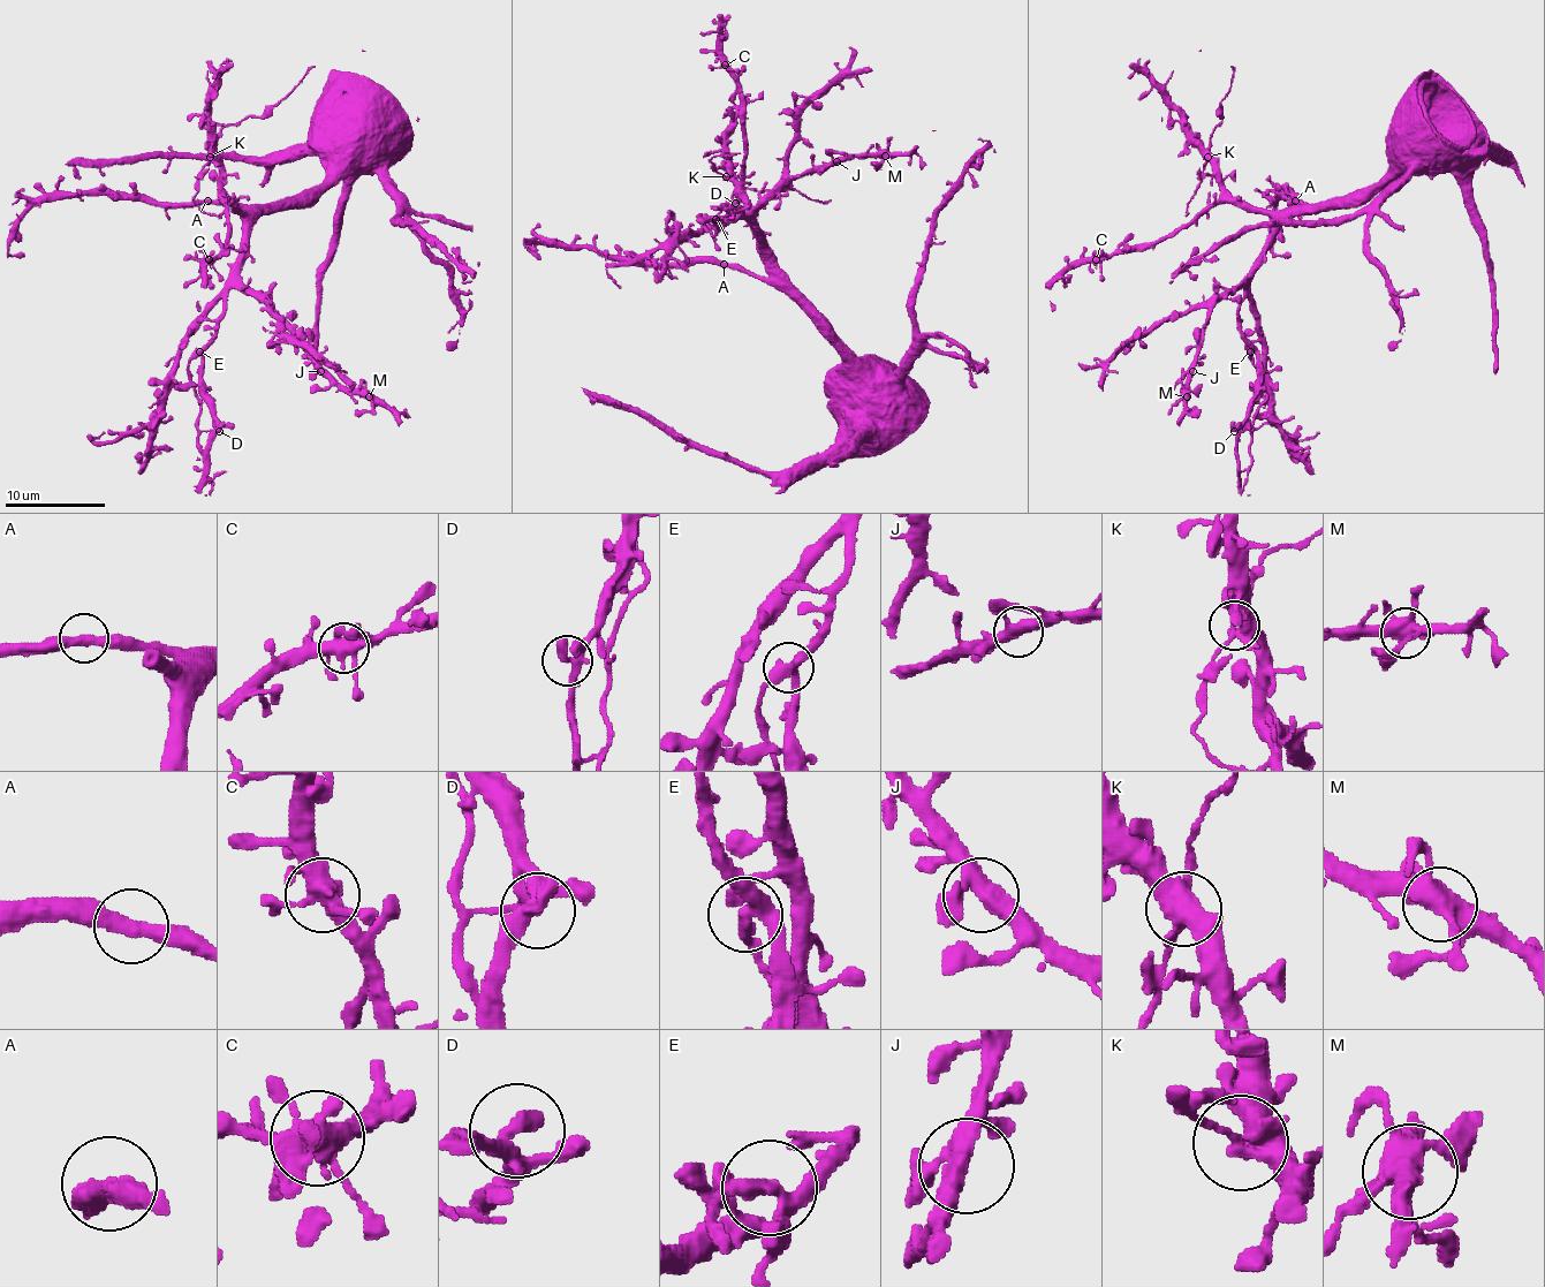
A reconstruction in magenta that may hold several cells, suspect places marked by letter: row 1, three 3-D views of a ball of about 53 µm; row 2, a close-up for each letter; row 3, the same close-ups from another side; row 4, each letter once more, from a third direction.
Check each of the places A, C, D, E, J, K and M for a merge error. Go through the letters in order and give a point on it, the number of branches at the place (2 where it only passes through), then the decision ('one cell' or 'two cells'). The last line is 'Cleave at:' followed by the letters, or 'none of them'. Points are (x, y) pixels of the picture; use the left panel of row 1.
A: place (207, 201); branches 2; one cell
C: place (209, 259); branches 5; one cell
D: place (219, 431); branches 3; one cell
E: place (199, 351); branches 3; two cells
J: place (320, 371); branches 3; one cell
K: place (210, 157); branches 5; two cells
M: place (369, 396); branches 6; one cell
Cleave at: E, K

